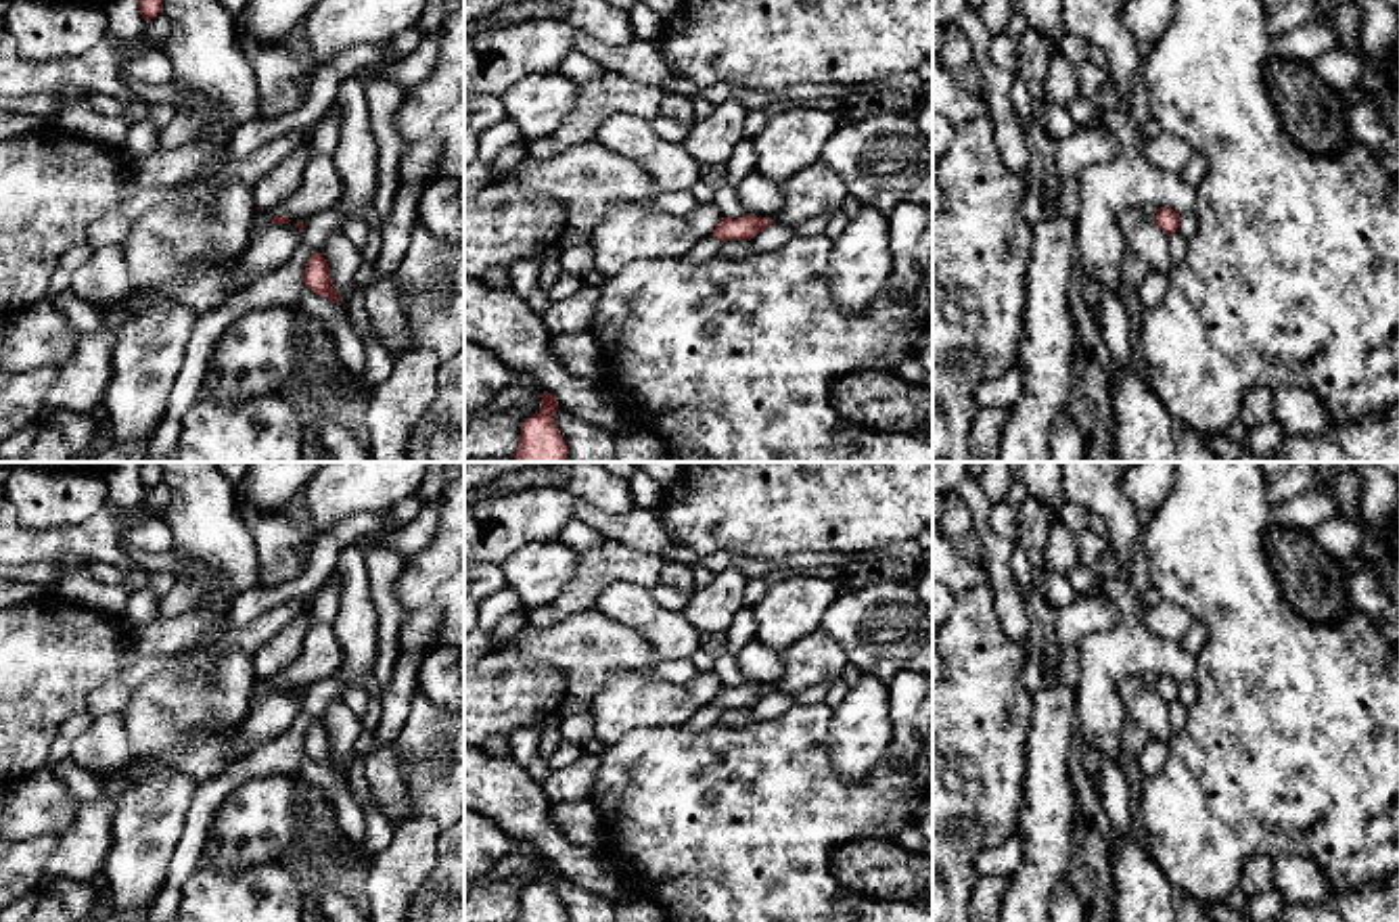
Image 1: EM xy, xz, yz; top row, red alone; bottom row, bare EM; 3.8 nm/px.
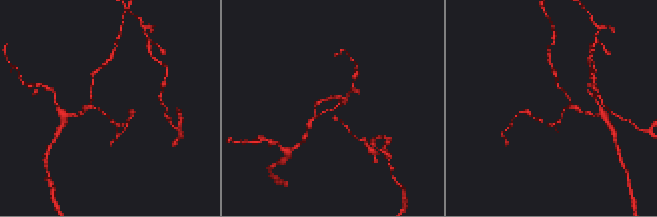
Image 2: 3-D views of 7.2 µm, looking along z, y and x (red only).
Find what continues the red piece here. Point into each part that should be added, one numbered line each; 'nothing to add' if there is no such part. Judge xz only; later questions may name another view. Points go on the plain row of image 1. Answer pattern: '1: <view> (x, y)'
nothing to add

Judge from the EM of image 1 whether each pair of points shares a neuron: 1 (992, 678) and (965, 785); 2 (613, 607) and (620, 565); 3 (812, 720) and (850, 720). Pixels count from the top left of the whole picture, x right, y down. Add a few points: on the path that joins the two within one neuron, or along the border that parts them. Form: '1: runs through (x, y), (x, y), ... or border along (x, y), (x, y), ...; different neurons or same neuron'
1: runs through (979, 705), (965, 734), (965, 757); same neuron
2: border along (649, 588), (613, 582), (592, 609); different neurons
3: border along (831, 709), (829, 759), (837, 768); different neurons

